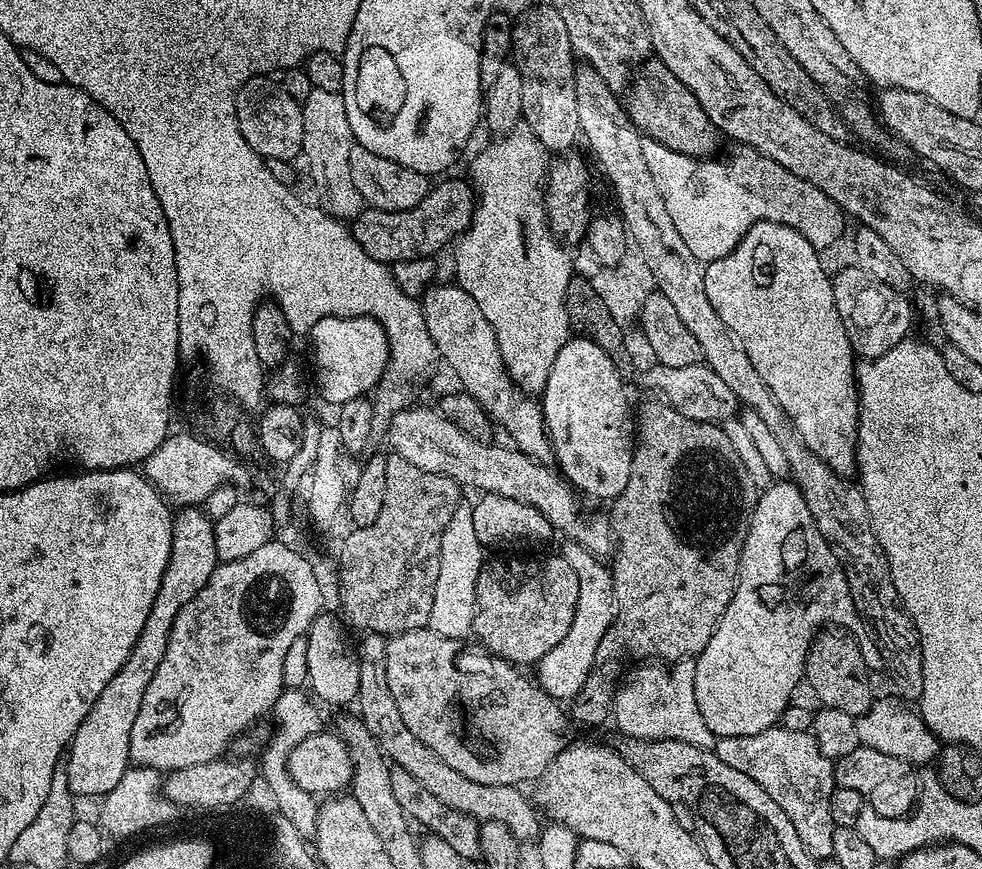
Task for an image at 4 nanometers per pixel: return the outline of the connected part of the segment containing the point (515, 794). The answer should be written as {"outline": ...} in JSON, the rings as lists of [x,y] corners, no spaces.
{"outline":[[[368,634],[363,637],[364,641],[359,641],[358,651],[361,664],[361,684],[358,695],[358,705],[360,704],[360,716],[368,732],[376,739],[384,756],[395,767],[406,770],[438,802],[442,802],[446,807],[452,808],[455,812],[460,812],[464,816],[470,816],[477,822],[483,820],[490,821],[493,825],[509,830],[520,842],[526,840],[535,841],[542,831],[541,817],[537,809],[531,803],[524,801],[521,789],[515,784],[506,786],[486,786],[482,782],[470,782],[458,774],[458,770],[450,770],[446,762],[442,762],[433,754],[429,748],[410,730],[406,730],[406,722],[402,722],[402,714],[398,714],[398,706],[394,702],[394,694],[390,694],[390,686],[386,682],[386,643],[385,637],[375,634]]]}

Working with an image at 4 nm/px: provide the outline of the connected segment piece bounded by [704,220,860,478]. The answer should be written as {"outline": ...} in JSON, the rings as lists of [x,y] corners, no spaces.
{"outline":[[[779,220],[755,221],[750,226],[750,230],[746,230],[746,234],[738,242],[738,246],[734,246],[734,250],[730,250],[730,254],[717,260],[709,260],[704,264],[706,295],[709,296],[710,303],[714,305],[714,310],[718,310],[718,318],[722,318],[722,322],[726,322],[726,326],[730,326],[730,330],[734,330],[734,334],[738,334],[738,338],[742,338],[742,346],[746,346],[746,355],[750,357],[750,362],[754,362],[754,370],[758,370],[762,382],[766,382],[770,394],[774,394],[778,406],[782,406],[782,410],[790,418],[790,422],[802,438],[802,442],[839,476],[848,478],[858,468],[856,463],[856,431],[860,425],[860,394],[856,387],[858,364],[854,359],[850,338],[846,338],[846,326],[842,326],[842,318],[838,318],[838,306],[834,302],[834,290],[832,289],[832,276],[824,269],[820,256],[821,253],[817,248],[797,228],[782,224]]]}

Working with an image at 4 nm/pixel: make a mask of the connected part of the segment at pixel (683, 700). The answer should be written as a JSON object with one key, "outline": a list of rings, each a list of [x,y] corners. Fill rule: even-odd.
{"outline":[[[695,659],[678,660],[668,674],[662,674],[658,678],[657,684],[660,685],[653,692],[628,692],[625,696],[617,695],[614,700],[614,720],[616,716],[616,724],[624,731],[623,735],[639,740],[677,740],[686,742],[690,746],[715,749],[718,738],[710,730],[710,726],[706,726],[706,722],[702,722],[702,714],[698,714],[698,698],[694,698],[695,669]]]}

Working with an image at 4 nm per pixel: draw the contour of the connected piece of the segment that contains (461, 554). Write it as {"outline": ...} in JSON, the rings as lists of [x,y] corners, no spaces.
{"outline":[[[461,502],[442,534],[442,554],[434,590],[434,606],[430,606],[429,628],[446,638],[459,641],[463,641],[464,636],[473,635],[476,623],[476,583],[485,563],[486,549],[478,542],[478,533],[474,530],[474,514],[467,503]]]}

